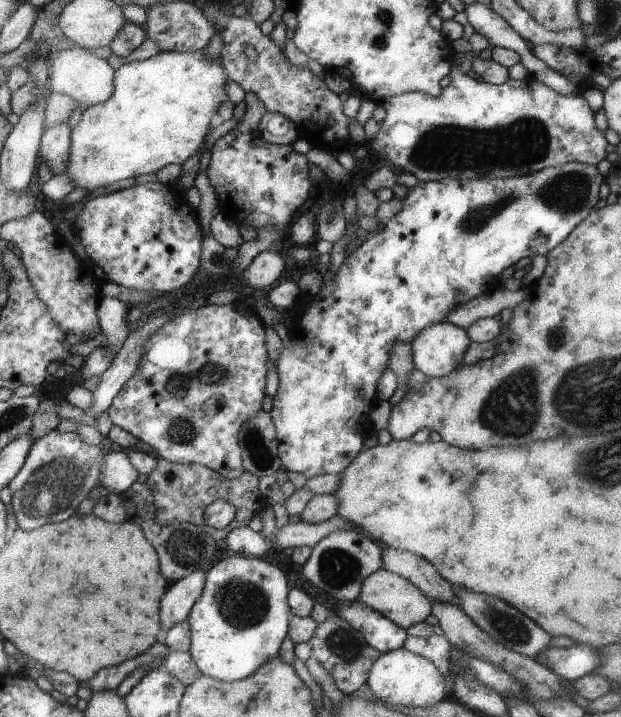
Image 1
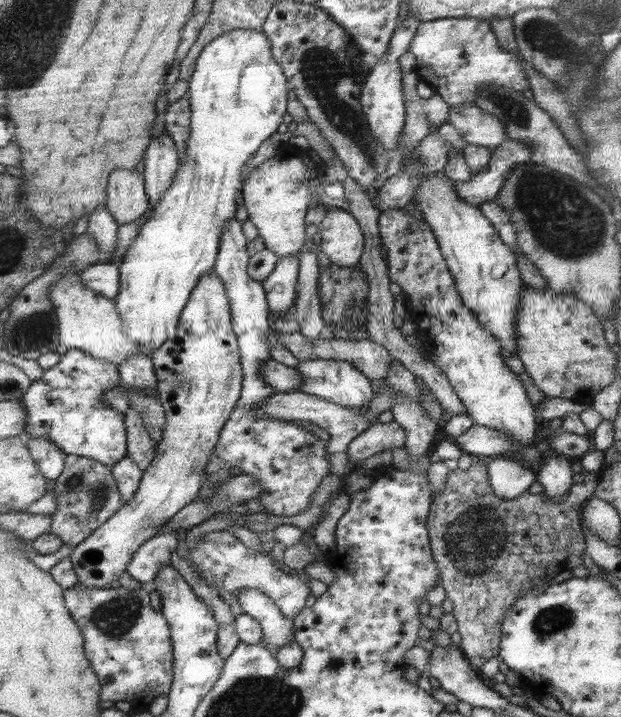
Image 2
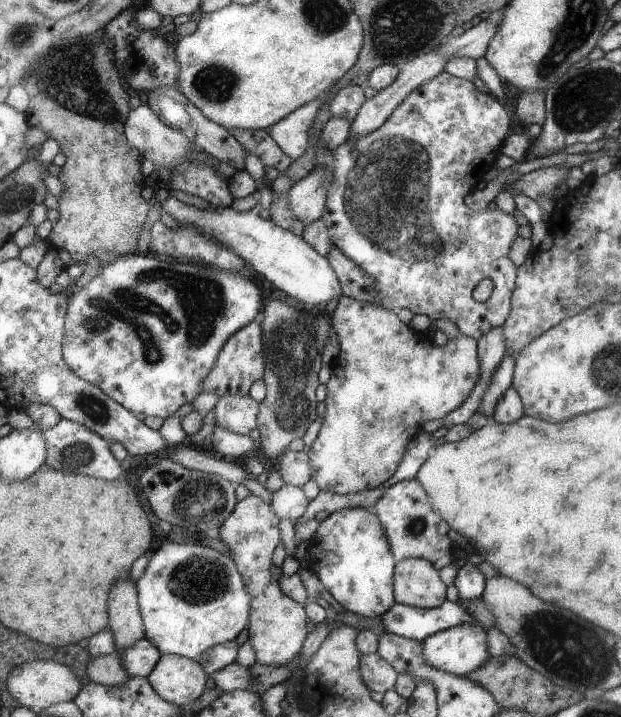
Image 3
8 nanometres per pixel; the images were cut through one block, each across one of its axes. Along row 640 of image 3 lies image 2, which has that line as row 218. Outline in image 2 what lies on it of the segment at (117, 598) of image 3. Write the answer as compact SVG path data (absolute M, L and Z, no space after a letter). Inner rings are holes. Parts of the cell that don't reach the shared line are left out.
M116 168L109 174L105 208L118 225L127 224L148 210L144 177L135 169Z

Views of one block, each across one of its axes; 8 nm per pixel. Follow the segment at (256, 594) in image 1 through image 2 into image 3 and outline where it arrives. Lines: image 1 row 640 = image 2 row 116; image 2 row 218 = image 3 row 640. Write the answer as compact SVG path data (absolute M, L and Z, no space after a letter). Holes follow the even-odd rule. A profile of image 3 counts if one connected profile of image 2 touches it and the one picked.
M163 542L153 554L149 554L149 562L139 580L135 582L145 640L161 655L171 653L195 659L206 648L235 639L248 624L251 610L251 599L239 574L235 562L213 549L193 543Z

